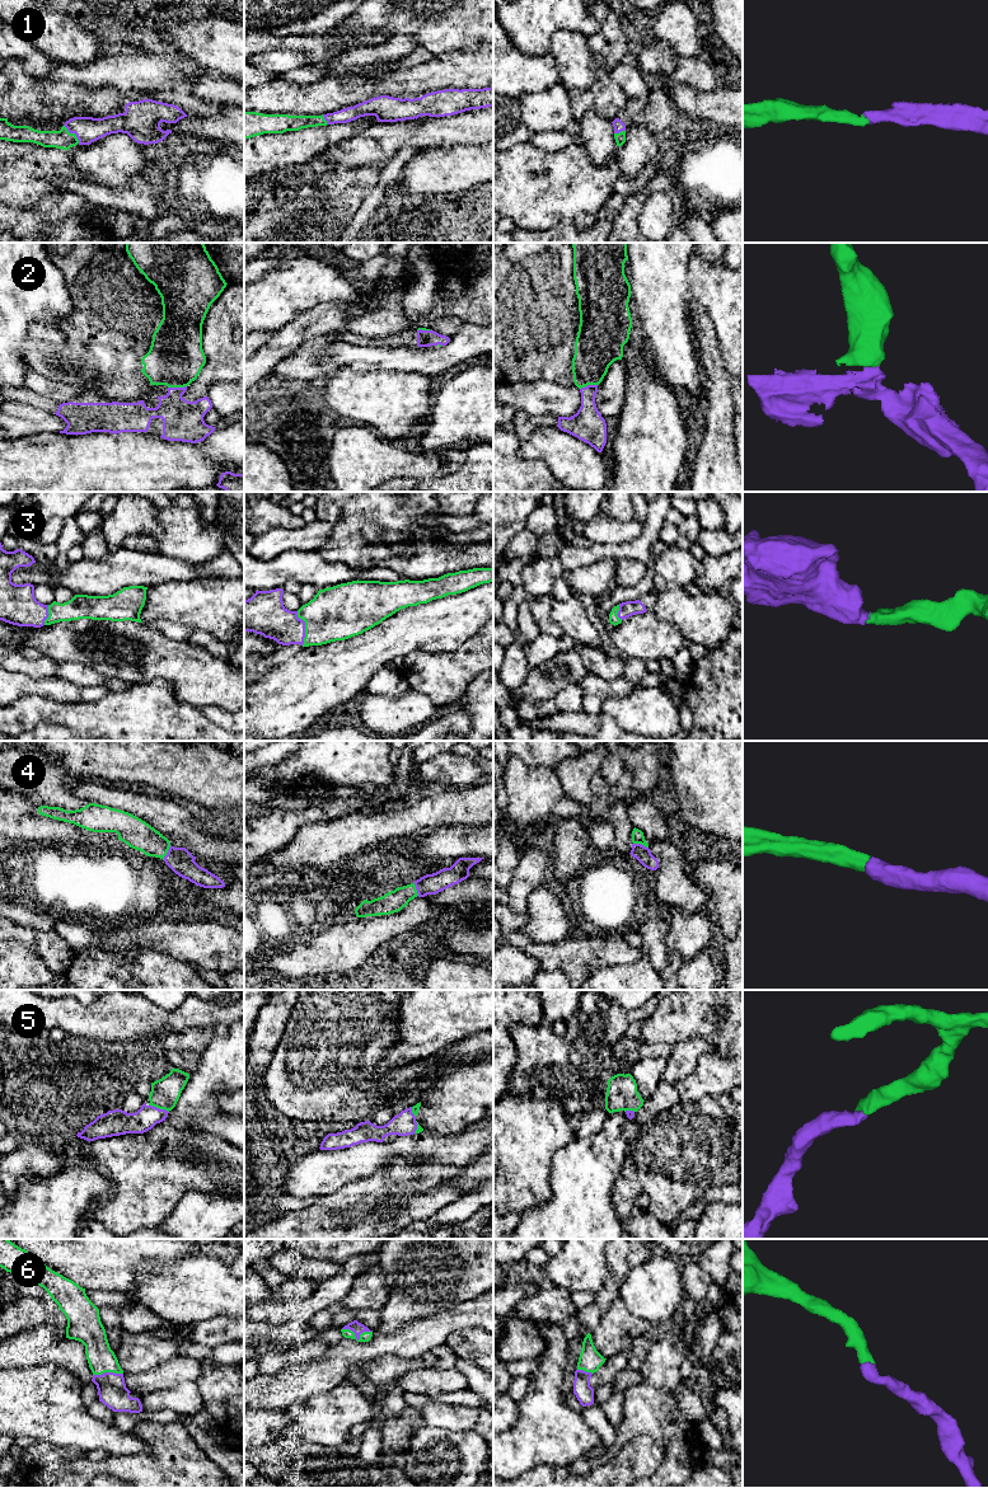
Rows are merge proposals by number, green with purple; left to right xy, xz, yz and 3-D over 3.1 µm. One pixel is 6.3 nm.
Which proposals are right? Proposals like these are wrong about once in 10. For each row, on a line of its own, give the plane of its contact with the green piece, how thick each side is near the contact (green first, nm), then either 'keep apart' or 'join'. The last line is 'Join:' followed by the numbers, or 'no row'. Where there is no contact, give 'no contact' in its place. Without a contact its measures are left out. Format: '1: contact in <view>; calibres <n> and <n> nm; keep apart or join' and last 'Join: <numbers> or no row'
1: contact in xy; calibres 120 and 160 nm; join
2: contact in xy; calibres 360 and 260 nm; join
3: contact in xz; calibres 340 and 240 nm; join
4: contact in xy; calibres 180 and 160 nm; join
5: contact in xy; calibres 190 and 150 nm; join
6: contact in xz; calibres 60 and 80 nm; join
Join: 1, 2, 3, 4, 5, 6

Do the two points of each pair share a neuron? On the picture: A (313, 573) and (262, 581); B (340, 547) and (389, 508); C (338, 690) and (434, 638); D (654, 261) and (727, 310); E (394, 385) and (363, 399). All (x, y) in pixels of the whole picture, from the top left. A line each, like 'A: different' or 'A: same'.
A: same
B: same
C: same
D: different
E: same

